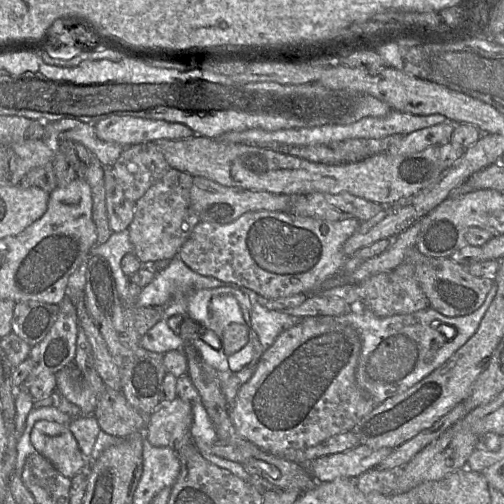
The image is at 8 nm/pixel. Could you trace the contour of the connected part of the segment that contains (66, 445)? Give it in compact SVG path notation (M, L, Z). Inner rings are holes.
M39 420L33 426L31 442L36 451L47 458L65 477L71 479L89 468L89 460L82 454L74 434L67 425L56 421Z

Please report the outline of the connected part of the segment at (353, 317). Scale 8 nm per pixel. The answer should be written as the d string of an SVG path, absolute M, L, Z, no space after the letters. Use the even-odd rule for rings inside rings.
M494 283L481 307L466 316L448 317L429 306L409 314L380 317L363 306L356 306L353 311L337 317L335 320L351 325L361 337L362 346L355 373L358 386L378 405L385 399L400 394L415 385L443 365L474 335L497 289Z

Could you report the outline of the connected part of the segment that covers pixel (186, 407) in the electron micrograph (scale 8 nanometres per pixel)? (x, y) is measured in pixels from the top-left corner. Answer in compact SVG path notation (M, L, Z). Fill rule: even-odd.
M179 396L161 402L147 416L144 436L156 447L170 446L176 449L176 441L190 434L192 403Z

